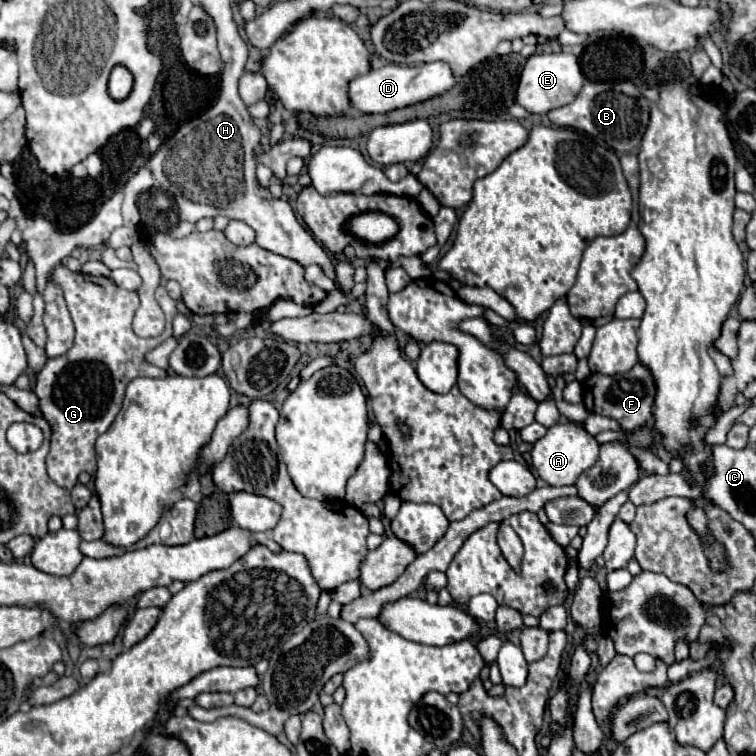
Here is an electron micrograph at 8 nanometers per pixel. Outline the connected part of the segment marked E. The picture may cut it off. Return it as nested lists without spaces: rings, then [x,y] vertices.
[[[535,53],[527,59],[519,83],[515,101],[525,107],[529,113],[549,113],[551,109],[557,109],[561,105],[567,105],[577,97],[583,85],[583,75],[577,63],[577,57],[571,53]]]

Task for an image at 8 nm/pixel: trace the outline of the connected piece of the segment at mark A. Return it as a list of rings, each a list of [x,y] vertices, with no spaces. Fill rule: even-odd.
[[[557,423],[545,437],[541,437],[531,451],[533,469],[549,485],[573,485],[583,471],[587,471],[599,457],[599,443],[579,423]]]

